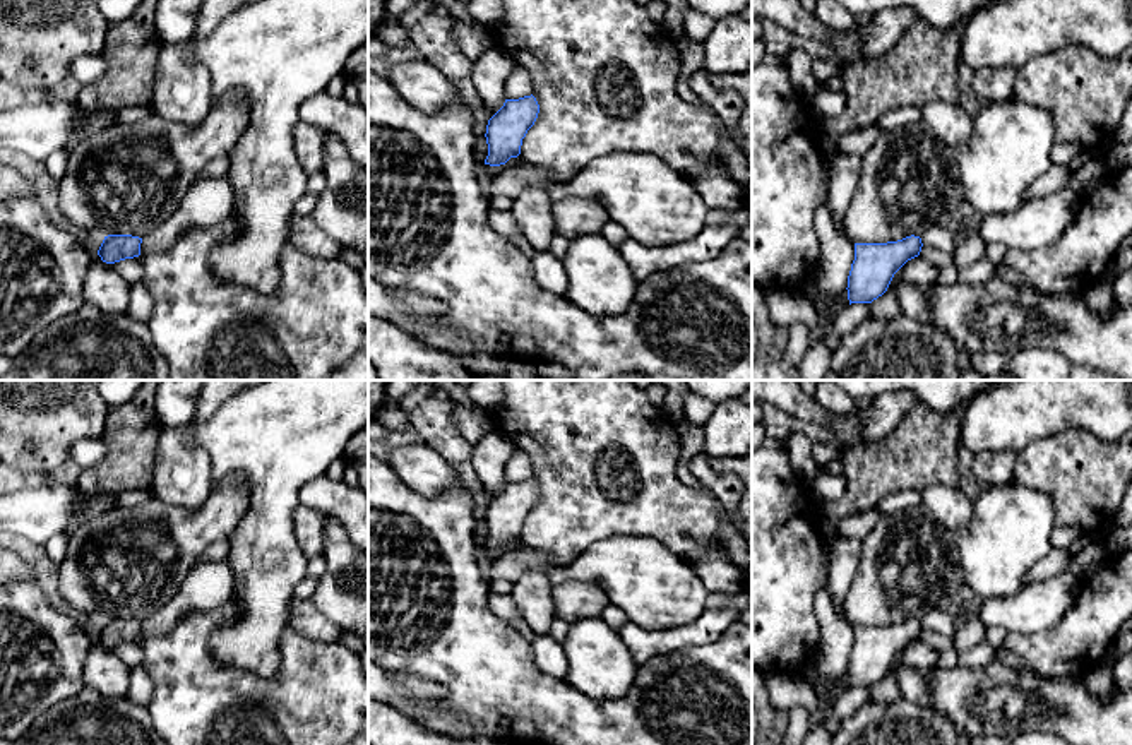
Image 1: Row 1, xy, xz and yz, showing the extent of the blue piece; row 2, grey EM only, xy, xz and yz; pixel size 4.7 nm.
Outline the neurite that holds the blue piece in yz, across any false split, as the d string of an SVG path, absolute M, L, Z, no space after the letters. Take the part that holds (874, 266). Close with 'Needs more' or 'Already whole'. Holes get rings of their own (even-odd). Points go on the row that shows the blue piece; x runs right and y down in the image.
M906 236L887 243L855 243L855 260L848 276L848 300L872 303L882 296L894 274L921 252L920 236Z. Already whole

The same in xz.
M524 96L505 99L503 106L488 120L486 144L488 156L485 164L500 166L521 154L522 139L534 125L539 113L536 98Z. Already whole

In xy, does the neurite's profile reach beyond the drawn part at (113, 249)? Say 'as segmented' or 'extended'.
as segmented

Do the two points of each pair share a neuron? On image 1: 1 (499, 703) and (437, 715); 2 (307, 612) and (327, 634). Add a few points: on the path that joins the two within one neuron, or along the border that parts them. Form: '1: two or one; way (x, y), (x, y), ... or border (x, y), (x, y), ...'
1: two; border (437, 701), (478, 727)
2: one; way (310, 617), (322, 629)

